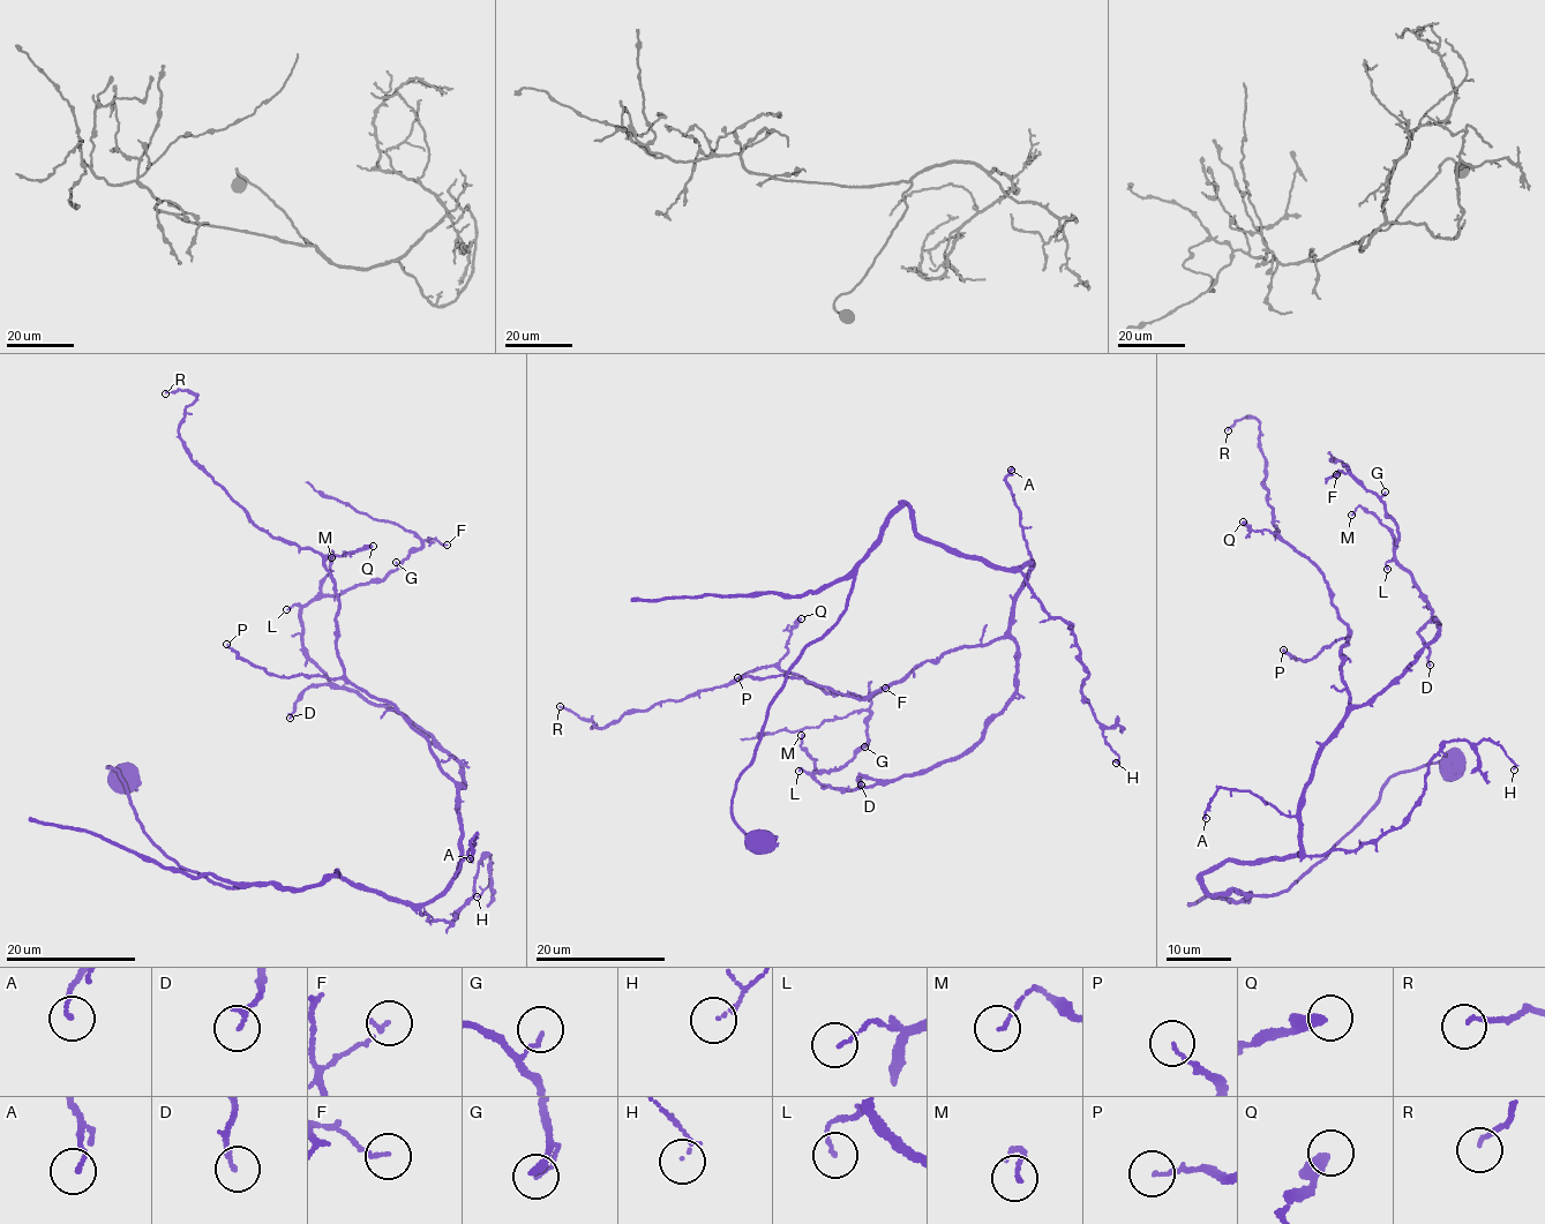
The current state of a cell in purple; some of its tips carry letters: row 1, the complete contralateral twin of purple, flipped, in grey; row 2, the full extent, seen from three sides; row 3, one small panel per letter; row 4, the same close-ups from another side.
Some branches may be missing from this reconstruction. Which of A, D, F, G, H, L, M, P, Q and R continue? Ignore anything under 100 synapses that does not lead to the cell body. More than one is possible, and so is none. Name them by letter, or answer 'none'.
none

